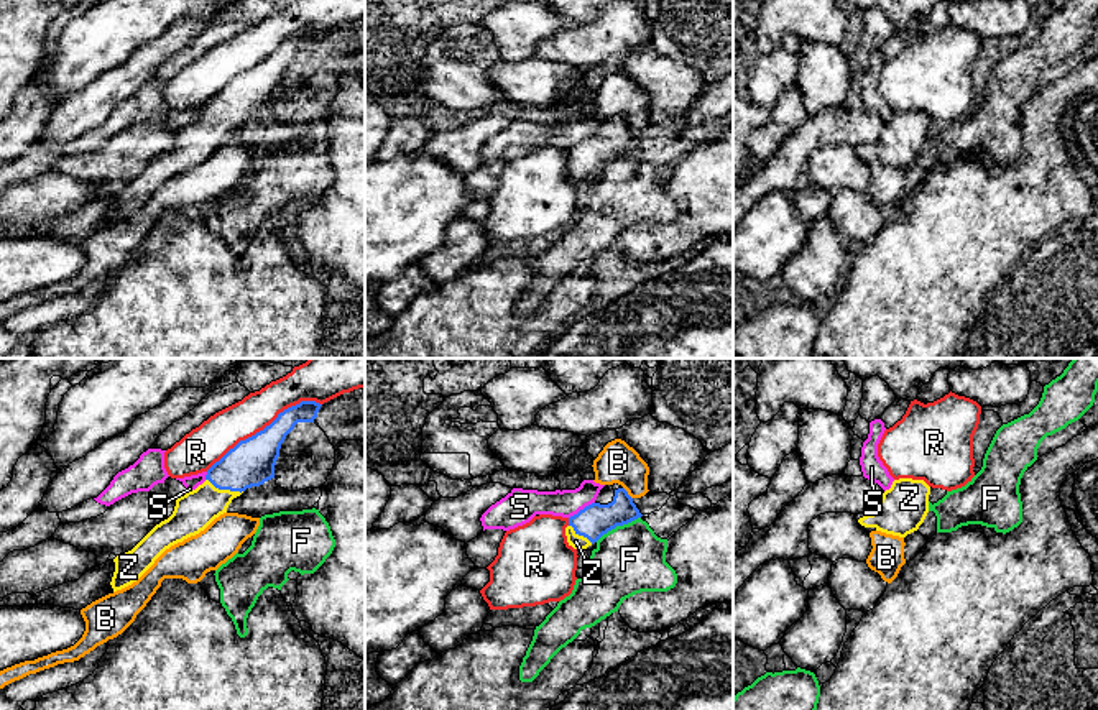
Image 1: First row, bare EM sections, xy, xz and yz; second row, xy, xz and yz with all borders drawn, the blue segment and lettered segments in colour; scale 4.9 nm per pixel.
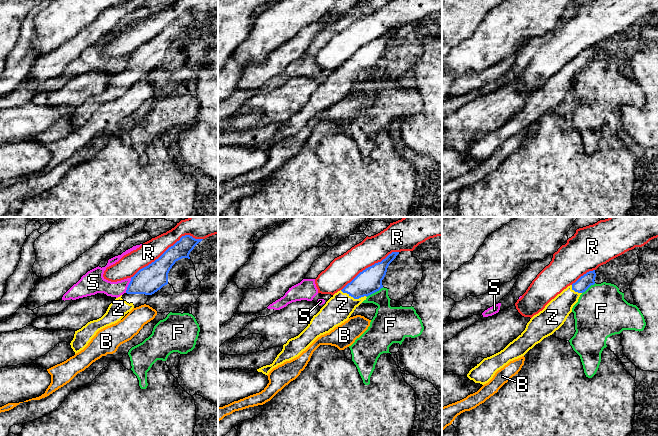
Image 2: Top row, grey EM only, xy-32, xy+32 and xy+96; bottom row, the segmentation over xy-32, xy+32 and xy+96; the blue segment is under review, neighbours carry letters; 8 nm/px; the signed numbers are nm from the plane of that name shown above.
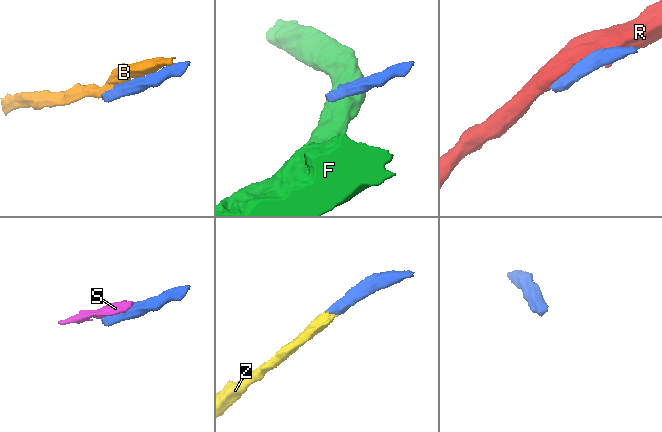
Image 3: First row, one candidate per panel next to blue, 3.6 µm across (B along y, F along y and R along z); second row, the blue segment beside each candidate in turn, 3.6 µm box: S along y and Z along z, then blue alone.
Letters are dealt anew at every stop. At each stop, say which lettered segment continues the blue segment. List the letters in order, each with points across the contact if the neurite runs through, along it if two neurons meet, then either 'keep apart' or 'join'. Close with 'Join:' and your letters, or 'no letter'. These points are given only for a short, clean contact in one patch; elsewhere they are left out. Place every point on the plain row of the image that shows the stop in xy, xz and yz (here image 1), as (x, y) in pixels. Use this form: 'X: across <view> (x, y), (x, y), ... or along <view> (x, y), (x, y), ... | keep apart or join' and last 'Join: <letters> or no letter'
B: keep apart
F: along xz (640, 148), (617, 156), (595, 173) | keep apart
R: keep apart
S: keep apart
Z: across xy (250, 94), (224, 120), (196, 142) | join
Join: Z

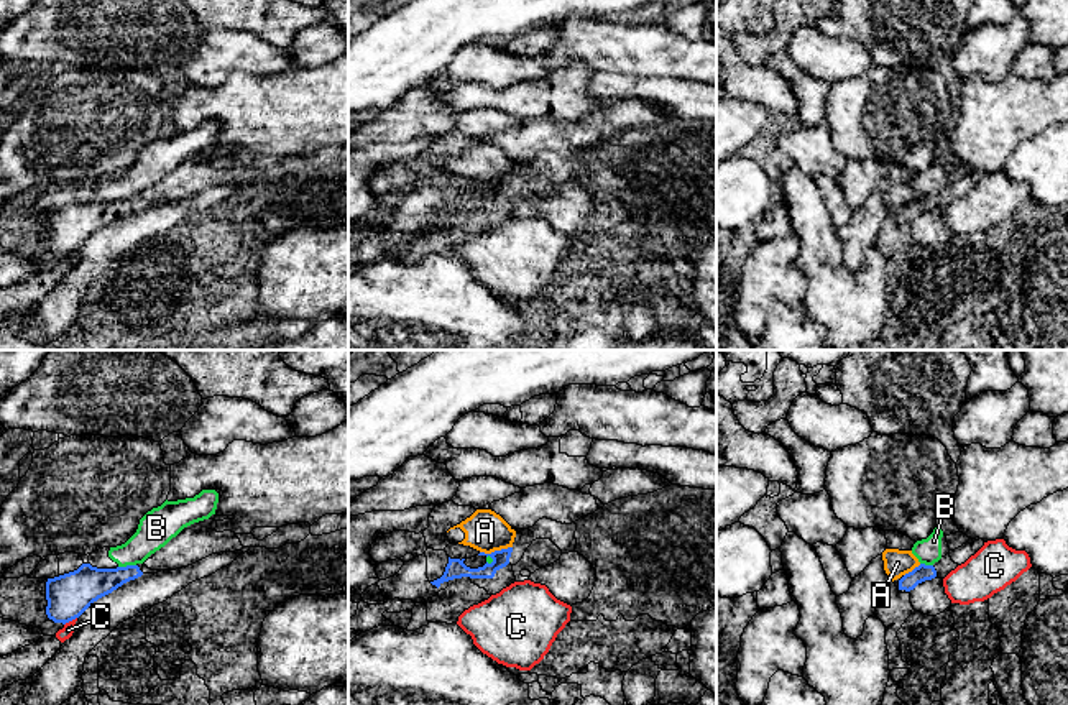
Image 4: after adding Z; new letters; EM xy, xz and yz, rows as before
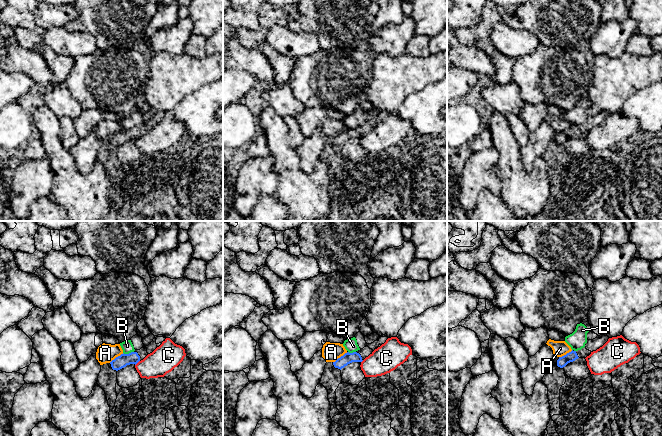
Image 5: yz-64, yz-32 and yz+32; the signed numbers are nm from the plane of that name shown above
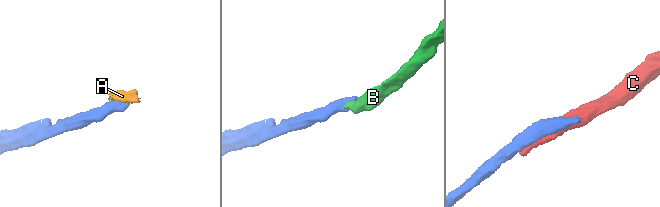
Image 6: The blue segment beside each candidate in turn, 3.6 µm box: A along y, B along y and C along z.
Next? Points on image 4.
A: along xz (511, 178), (480, 184) | keep apart
B: along xy (135, 196), (119, 199) | keep apart
C: keep apart
Join: no letter

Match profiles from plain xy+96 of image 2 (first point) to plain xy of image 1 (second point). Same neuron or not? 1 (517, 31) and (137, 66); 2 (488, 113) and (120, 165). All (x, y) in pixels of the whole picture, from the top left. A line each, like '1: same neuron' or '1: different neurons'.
1: different neurons
2: same neuron

